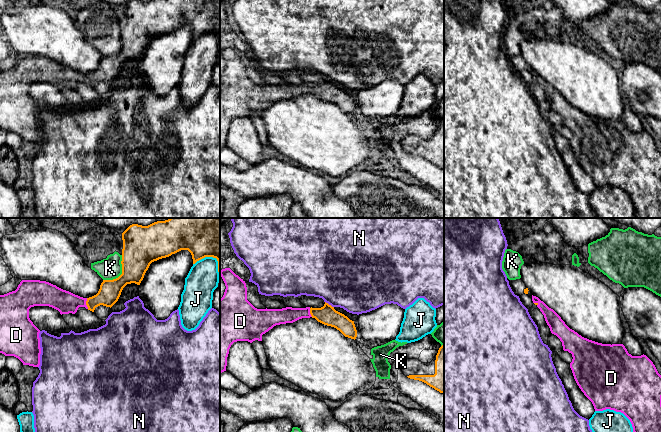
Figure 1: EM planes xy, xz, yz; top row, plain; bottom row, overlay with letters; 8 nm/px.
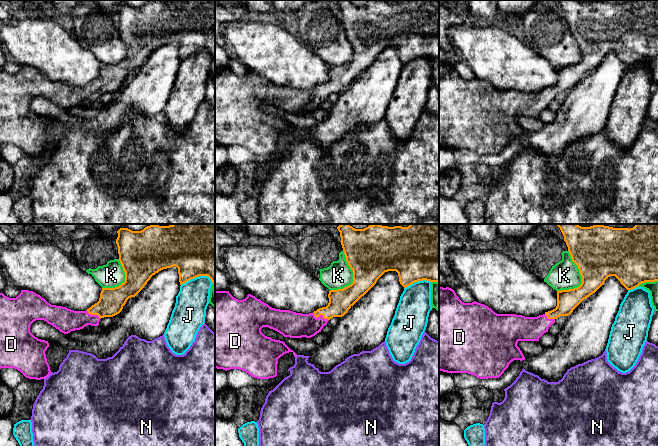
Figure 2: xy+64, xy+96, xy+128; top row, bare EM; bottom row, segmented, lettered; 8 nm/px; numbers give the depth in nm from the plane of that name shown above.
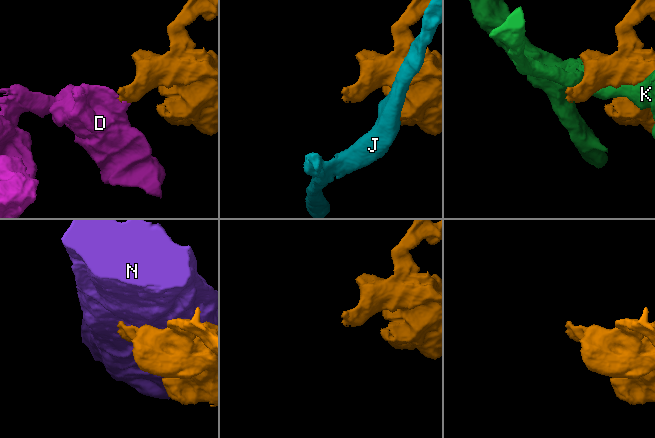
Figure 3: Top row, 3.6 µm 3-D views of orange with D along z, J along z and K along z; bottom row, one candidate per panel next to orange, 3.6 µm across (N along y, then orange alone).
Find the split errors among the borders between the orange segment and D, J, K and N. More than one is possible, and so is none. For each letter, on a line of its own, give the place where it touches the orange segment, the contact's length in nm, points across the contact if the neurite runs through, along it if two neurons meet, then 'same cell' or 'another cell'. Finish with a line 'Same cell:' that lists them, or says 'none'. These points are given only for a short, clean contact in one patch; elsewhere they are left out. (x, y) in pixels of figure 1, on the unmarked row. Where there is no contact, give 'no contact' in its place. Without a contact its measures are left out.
D: xy (86, 79) | 90 nm | across xy (110, 66), (103, 73), (86, 79), (65, 78) | same cell
J: xy (213, 33) | 240 nm | another cell
K: xy (122, 49) | 260 nm | another cell
N: xz (328, 80) | 90 nm | another cell
Same cell: D

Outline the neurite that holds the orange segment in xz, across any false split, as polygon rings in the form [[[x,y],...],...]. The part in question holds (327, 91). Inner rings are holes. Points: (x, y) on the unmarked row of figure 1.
[[[230,44],[222,45],[220,52],[226,62],[220,75],[220,150],[226,147],[229,125],[234,118],[262,117],[262,111],[276,101],[312,93],[336,104],[345,113],[354,116],[357,113],[354,97],[326,78],[321,84],[257,85],[247,76],[247,63],[243,55]]]

